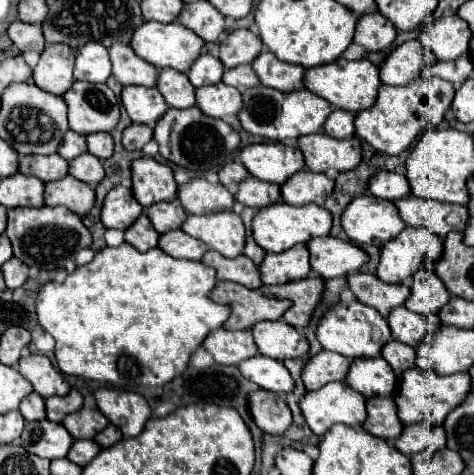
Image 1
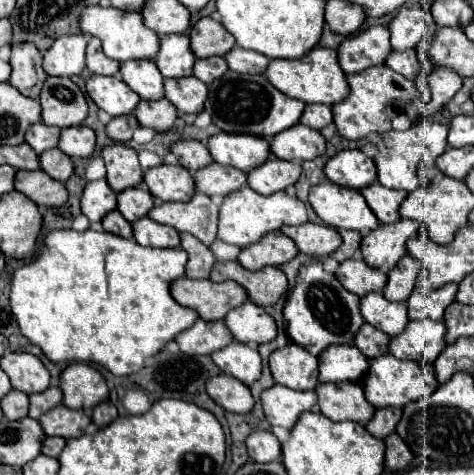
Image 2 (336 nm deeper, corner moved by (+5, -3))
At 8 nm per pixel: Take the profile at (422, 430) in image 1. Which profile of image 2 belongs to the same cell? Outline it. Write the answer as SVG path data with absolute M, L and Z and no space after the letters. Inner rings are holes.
M400 407L376 409L374 417L366 423L366 429L368 429L374 437L384 439L384 437L388 437L388 433L394 433L396 423L400 421L400 417L402 417L402 409L400 409Z

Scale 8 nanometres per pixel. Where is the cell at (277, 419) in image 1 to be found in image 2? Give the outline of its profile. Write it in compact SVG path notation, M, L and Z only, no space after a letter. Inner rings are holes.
M220 373L216 377L210 377L206 381L206 393L226 411L232 413L248 413L252 409L254 399L250 389L238 381L236 377L230 377L226 373Z

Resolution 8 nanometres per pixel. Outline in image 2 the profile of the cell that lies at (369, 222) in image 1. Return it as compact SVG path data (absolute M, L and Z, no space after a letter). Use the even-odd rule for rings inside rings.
M330 181L310 187L308 201L316 215L330 227L368 233L376 227L376 215L368 209L360 191L334 185Z

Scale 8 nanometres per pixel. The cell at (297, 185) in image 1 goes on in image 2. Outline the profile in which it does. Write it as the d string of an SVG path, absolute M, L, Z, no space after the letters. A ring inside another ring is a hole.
M270 157L260 167L248 171L246 177L248 177L248 187L252 187L260 195L270 195L294 185L300 173L302 173L300 163Z

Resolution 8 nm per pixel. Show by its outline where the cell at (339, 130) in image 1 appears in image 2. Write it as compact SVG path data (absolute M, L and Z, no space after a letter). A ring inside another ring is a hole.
M306 105L300 123L312 129L322 129L332 123L332 111L328 105Z

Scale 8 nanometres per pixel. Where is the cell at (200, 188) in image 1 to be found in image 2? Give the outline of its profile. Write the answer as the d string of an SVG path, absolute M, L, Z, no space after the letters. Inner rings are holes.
M160 163L144 171L148 191L160 201L188 201L194 195L194 181L182 165Z

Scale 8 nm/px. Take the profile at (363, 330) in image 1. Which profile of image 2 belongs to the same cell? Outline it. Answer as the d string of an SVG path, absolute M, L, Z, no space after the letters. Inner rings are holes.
M308 261L298 271L298 281L288 293L284 305L284 319L286 319L286 333L290 341L304 347L312 355L322 353L328 345L352 345L352 337L356 337L360 325L364 323L358 297L342 287L342 283L328 271L324 271L320 261Z

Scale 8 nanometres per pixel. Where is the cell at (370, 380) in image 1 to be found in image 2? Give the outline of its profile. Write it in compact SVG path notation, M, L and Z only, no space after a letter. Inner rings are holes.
M330 345L318 355L320 383L362 381L368 369L368 359L354 345Z

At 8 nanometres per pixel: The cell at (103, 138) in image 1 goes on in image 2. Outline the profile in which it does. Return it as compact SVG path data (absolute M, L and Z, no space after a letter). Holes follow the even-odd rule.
M76 125L60 131L58 149L62 149L68 157L90 157L96 145L96 135L90 127Z

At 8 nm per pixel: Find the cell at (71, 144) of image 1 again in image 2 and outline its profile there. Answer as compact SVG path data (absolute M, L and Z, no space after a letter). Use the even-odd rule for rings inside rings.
M34 123L30 125L30 129L26 131L24 141L36 151L46 151L46 149L54 149L58 145L58 137L60 137L60 129L56 127L48 127L44 123Z

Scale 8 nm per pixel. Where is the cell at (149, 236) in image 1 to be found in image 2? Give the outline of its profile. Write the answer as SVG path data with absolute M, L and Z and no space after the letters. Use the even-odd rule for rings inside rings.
M110 211L108 217L102 219L102 227L108 233L114 233L114 235L120 235L120 237L126 237L126 239L132 239L132 227L130 227L128 221L124 221L124 217L118 211Z

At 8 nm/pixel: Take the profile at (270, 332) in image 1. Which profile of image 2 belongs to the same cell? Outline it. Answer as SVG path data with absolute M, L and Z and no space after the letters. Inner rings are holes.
M244 301L244 305L232 309L224 317L224 323L236 341L252 347L276 337L276 323L270 313L252 301Z

